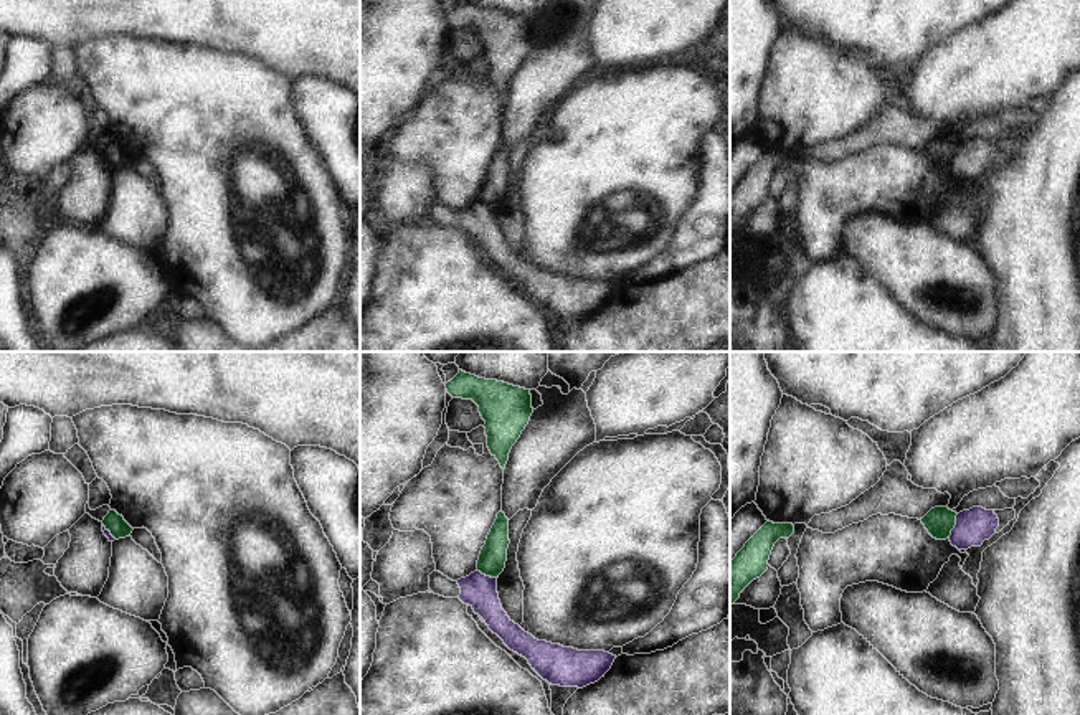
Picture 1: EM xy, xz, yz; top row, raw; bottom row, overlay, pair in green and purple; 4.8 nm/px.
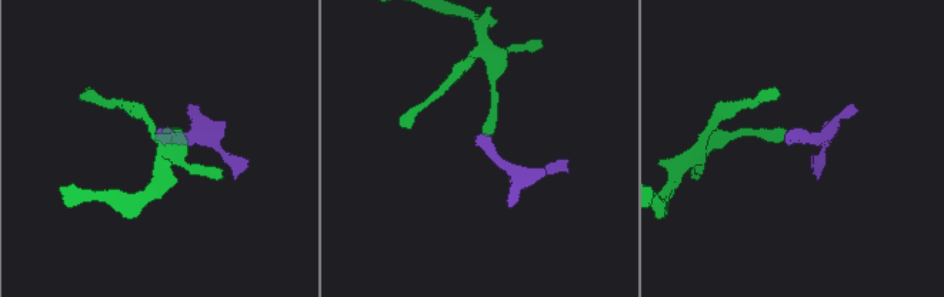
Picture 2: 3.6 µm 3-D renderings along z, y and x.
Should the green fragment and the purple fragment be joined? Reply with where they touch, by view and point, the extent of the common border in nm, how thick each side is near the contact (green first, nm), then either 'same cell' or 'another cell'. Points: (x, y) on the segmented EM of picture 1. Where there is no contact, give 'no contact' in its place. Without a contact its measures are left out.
contact yz (955, 524); length 130 nm; calibres 140 and 170 nm; another cell

